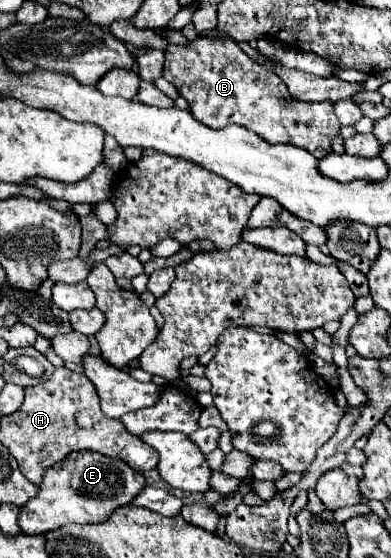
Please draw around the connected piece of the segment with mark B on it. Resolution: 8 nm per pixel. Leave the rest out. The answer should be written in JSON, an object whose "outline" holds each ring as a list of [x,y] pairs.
{"outline":[[[196,37],[188,45],[170,45],[166,51],[164,79],[174,83],[188,99],[192,115],[212,129],[236,123],[266,139],[268,143],[290,143],[304,147],[322,159],[332,153],[332,139],[340,135],[334,103],[306,103],[288,93],[276,73],[254,63],[234,39]]]}

